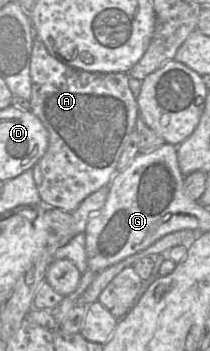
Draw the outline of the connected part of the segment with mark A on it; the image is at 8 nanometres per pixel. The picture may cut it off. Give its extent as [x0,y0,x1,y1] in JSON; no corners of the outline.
[30,34,137,213]

